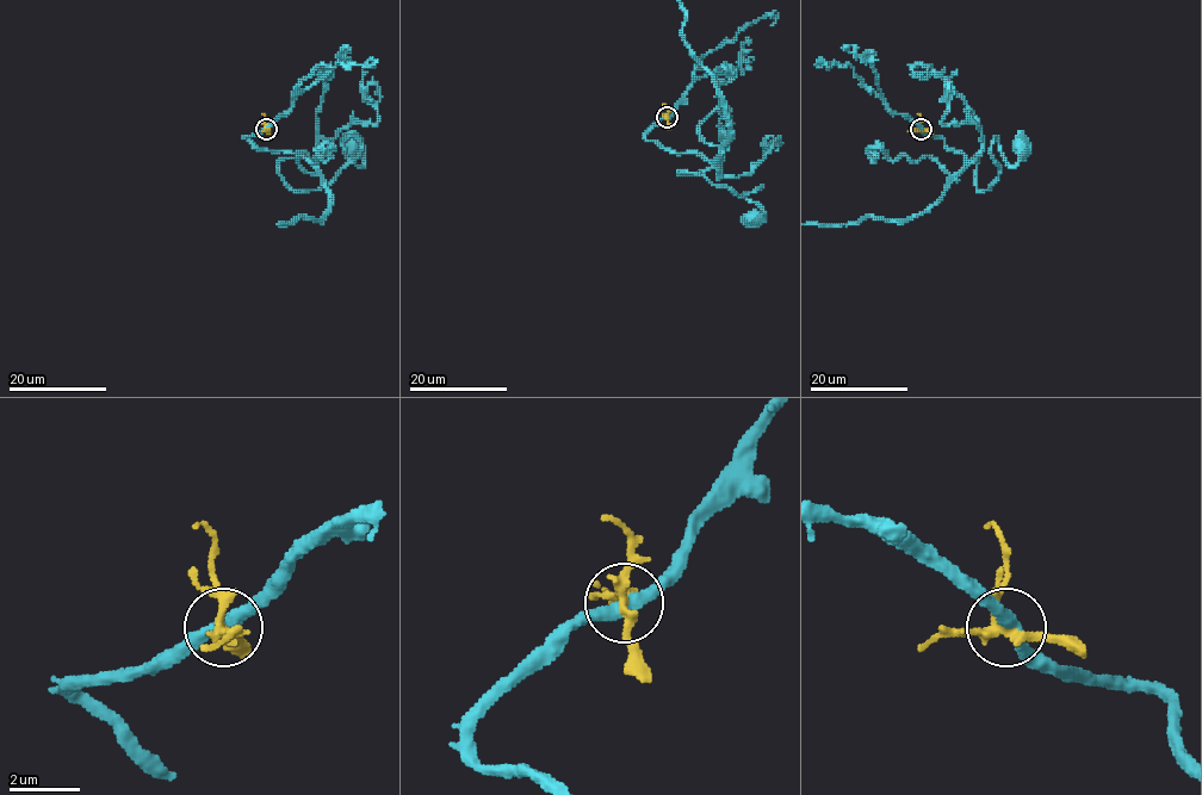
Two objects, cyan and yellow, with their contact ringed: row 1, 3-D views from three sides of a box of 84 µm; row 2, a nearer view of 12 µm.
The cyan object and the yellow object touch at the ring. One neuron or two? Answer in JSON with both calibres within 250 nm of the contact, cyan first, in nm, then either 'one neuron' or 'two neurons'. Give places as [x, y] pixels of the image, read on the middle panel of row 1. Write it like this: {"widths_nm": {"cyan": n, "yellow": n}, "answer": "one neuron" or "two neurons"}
{"widths_nm": {"cyan": 360, "yellow": 240}, "answer": "two neurons"}

